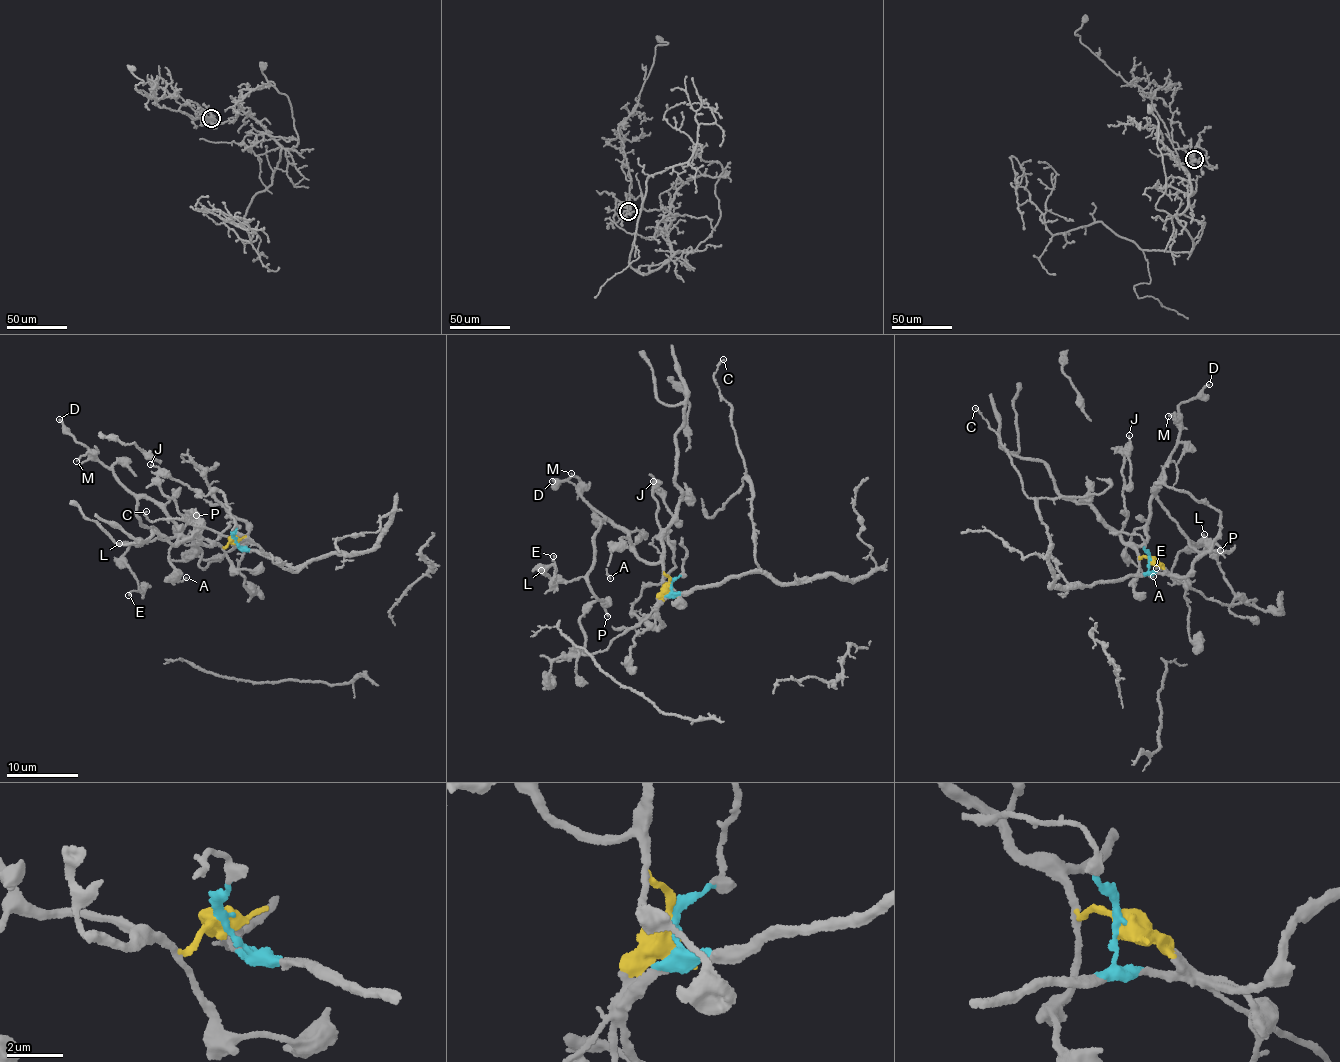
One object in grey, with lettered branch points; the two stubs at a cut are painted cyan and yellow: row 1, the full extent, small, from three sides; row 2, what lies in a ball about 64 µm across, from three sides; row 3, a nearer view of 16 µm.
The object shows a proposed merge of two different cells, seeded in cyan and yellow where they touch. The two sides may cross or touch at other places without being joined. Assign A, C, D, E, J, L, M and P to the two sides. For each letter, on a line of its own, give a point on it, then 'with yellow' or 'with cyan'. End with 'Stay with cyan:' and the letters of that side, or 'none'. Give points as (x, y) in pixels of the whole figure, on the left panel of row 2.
A: (186, 577) | with yellow
C: (146, 511) | with cyan
D: (59, 419) | with yellow
E: (128, 595) | with yellow
J: (150, 464) | with yellow
L: (119, 543) | with yellow
M: (76, 461) | with yellow
P: (196, 515) | with yellow
Stay with cyan: C

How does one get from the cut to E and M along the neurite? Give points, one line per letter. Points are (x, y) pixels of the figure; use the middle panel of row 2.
E: (670, 585), (607, 520), (590, 571), (553, 579), (554, 555)
M: (670, 585), (660, 563), (639, 560), (624, 530), (584, 500), (579, 480), (571, 474)

